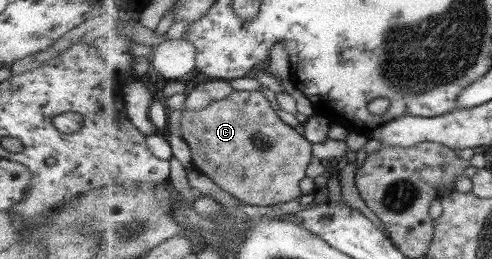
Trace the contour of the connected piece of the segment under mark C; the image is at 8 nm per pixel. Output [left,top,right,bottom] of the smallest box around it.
[181,90,314,207]

